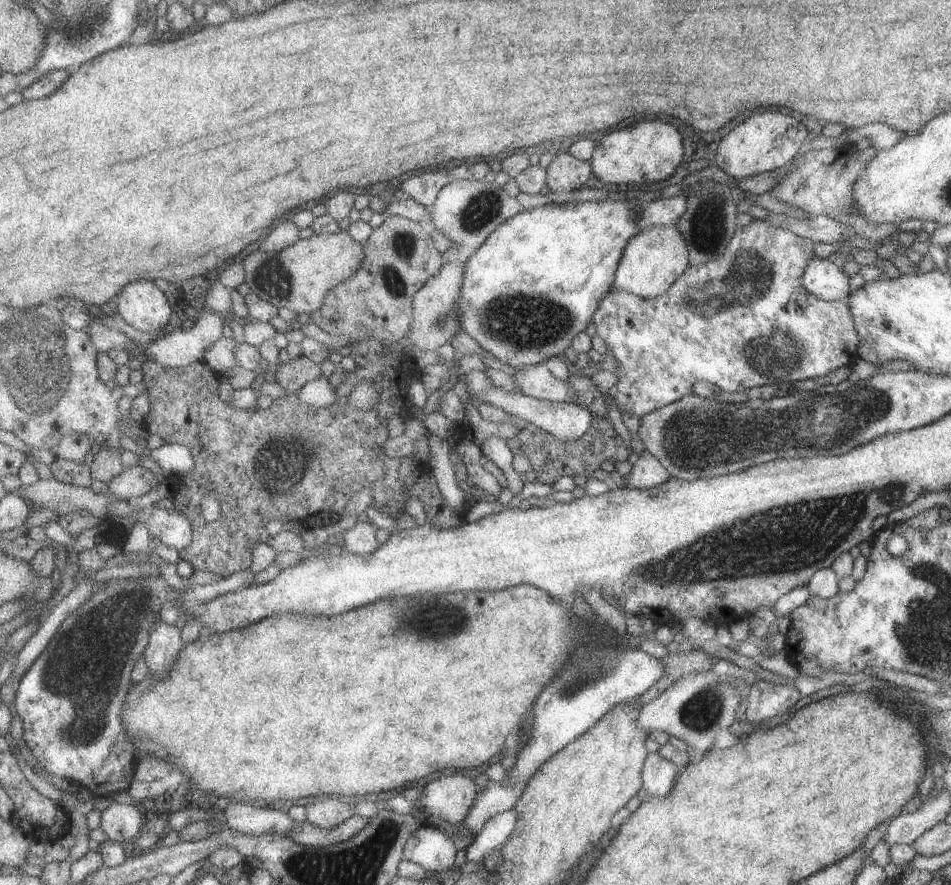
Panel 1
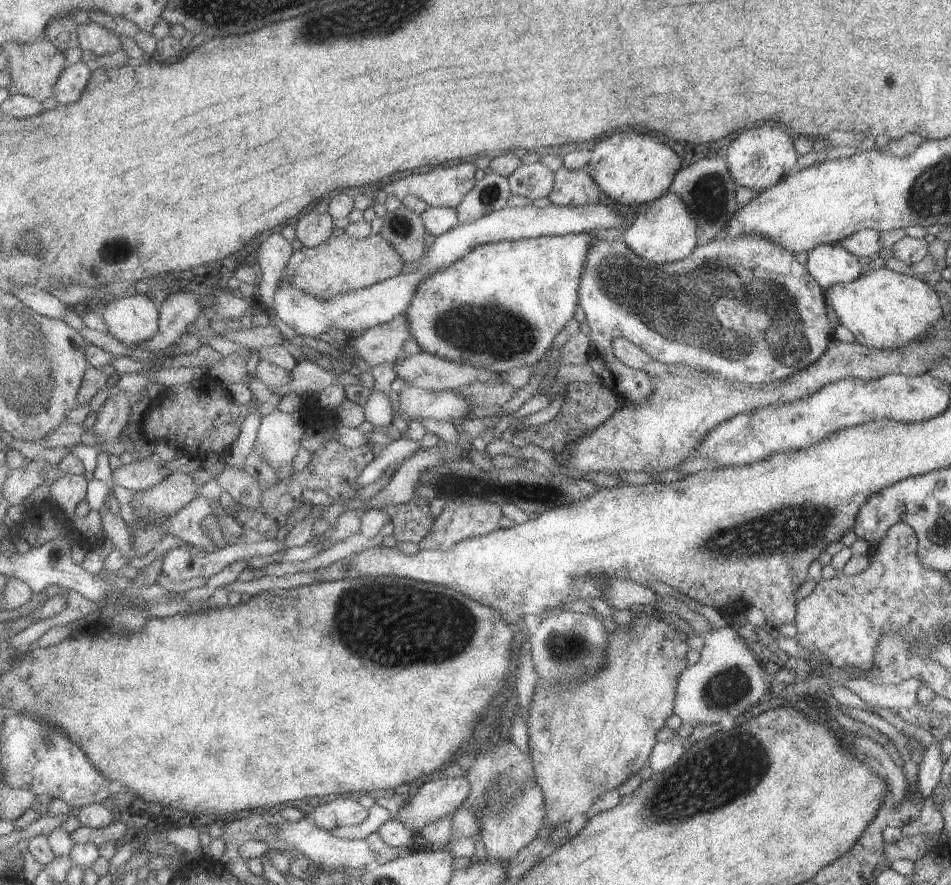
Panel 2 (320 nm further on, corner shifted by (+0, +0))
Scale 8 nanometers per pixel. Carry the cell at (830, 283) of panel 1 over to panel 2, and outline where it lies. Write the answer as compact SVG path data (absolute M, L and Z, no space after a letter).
M834 243L817 245L813 250L810 250L807 253L804 267L822 290L834 284L851 282L864 271L864 266L861 265L858 258L852 252Z

